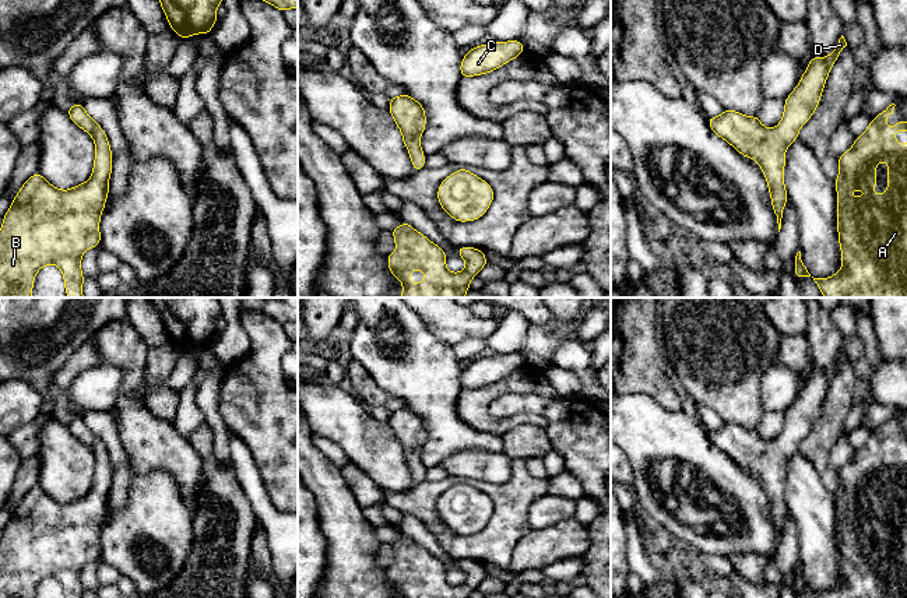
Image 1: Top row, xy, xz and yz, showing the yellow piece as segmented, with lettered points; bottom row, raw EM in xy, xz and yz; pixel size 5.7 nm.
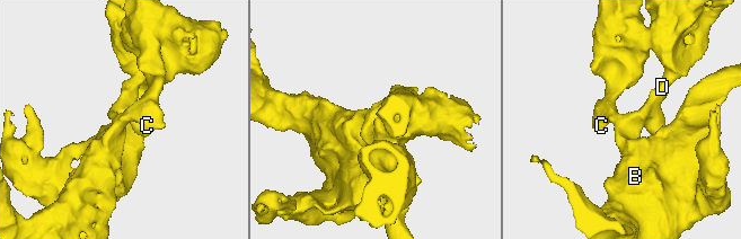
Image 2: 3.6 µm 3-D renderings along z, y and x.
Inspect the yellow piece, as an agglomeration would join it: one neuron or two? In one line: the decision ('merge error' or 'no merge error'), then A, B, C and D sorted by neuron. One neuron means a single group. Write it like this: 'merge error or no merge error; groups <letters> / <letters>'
no merge error; groups A B C D

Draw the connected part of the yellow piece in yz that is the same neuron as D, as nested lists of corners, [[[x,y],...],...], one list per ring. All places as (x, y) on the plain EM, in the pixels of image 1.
[[[844,349],[826,370],[812,369],[795,402],[785,411],[781,435],[774,440],[764,440],[757,429],[724,422],[717,430],[707,430],[710,442],[741,468],[752,471],[762,481],[766,490],[771,518],[781,542],[781,531],[788,507],[784,499],[785,464],[797,451],[801,440],[815,426],[829,386],[847,359]]]

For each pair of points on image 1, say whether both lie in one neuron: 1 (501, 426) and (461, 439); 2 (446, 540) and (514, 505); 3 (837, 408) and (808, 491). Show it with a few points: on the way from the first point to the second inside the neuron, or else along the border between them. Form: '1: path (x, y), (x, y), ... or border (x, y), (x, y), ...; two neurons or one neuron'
1: border (457, 414), (468, 425), (501, 436); two neurons
2: path (464, 542), (481, 542), (501, 523); one neuron
3: border (797, 451), (812, 465), (821, 481), (833, 493); two neurons

